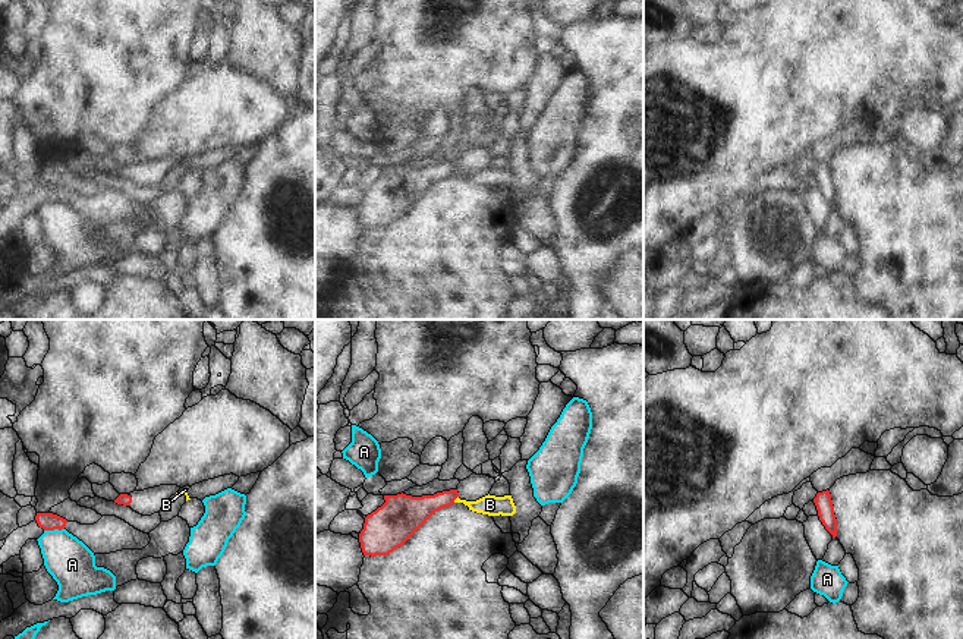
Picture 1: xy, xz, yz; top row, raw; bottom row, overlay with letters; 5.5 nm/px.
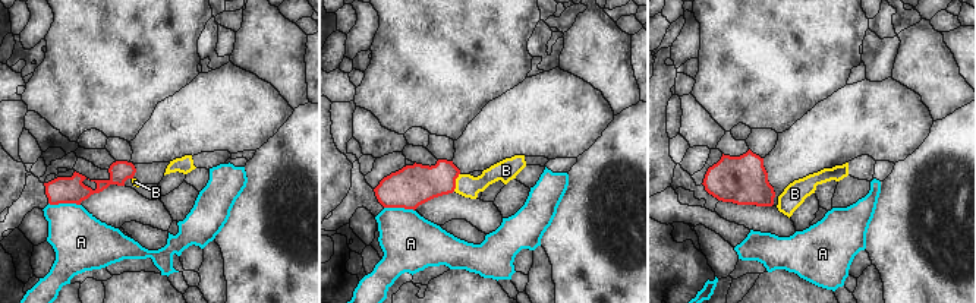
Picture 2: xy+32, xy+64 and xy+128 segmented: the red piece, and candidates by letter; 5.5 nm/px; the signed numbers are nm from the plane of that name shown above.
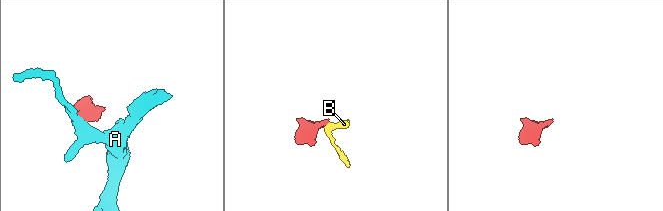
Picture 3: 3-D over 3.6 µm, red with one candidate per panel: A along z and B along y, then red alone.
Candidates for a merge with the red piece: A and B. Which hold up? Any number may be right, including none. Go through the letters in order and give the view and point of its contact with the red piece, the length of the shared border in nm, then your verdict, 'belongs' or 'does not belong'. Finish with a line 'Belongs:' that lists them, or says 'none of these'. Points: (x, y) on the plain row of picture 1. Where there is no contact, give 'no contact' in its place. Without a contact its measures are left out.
A: xy (53, 201) | 110 nm | does not belong
B: xz (456, 169) | 50 nm | does not belong
Belongs: none of these

